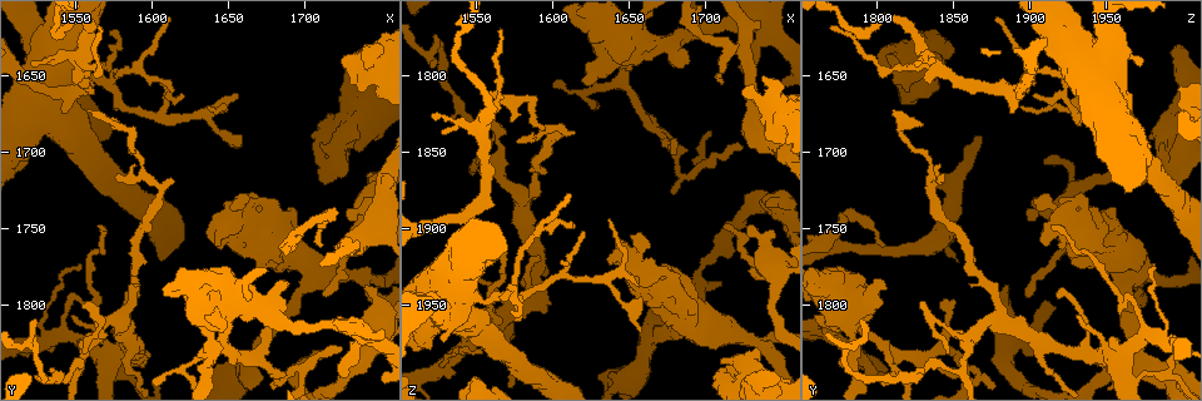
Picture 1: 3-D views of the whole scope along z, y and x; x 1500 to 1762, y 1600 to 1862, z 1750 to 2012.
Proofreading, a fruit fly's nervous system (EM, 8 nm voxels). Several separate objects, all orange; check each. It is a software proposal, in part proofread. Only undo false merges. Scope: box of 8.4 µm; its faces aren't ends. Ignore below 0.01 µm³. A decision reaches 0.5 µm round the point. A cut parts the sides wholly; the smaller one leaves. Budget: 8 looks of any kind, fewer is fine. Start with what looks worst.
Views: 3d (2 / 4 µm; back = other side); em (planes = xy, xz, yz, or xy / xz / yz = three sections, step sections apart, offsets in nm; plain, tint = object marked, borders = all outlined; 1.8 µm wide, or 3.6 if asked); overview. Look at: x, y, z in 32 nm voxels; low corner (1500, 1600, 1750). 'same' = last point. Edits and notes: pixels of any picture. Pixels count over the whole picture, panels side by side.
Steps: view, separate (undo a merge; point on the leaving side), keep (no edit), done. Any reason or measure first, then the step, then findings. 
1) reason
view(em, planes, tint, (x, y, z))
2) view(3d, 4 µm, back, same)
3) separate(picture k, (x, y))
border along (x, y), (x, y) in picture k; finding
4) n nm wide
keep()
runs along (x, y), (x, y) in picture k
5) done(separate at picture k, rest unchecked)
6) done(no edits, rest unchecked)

thin arm on a thick one
view(3d, 4 µm, (1570, 1654, 1942))

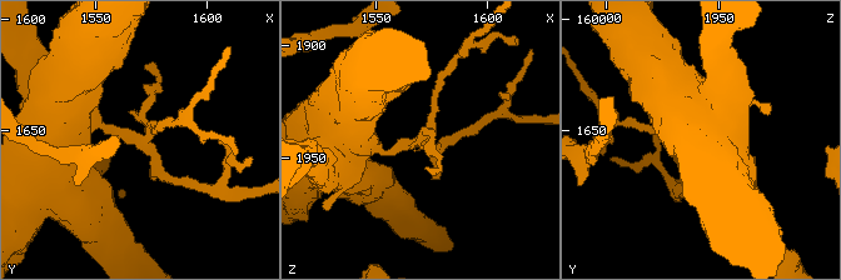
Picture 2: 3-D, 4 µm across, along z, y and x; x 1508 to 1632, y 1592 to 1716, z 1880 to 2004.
4 arms; shape alone is not enough
view(em, planes, tint, (1568, 1653, 1943))

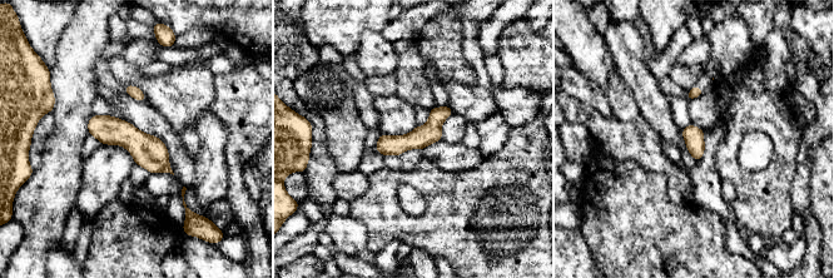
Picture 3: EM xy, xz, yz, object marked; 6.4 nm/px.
keep()
runs along (90, 124), (124, 133), (167, 168) in picture 3; continuous, no second cell

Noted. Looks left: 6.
two arms in line, one across
view(3d, 4 µm, (1554, 1640, 1830))

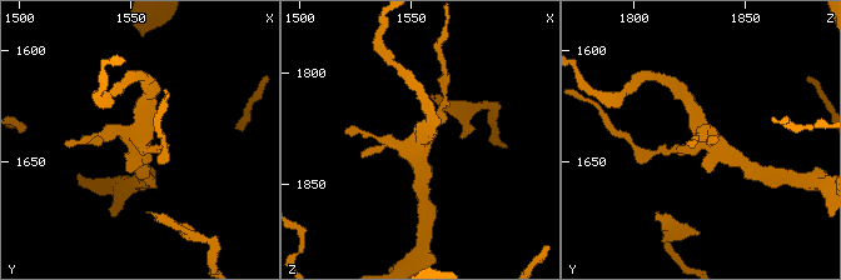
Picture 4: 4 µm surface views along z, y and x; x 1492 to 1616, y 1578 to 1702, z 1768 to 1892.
now the EM
view(em, yz, step 8, tint, (1553, 1638, 1832))

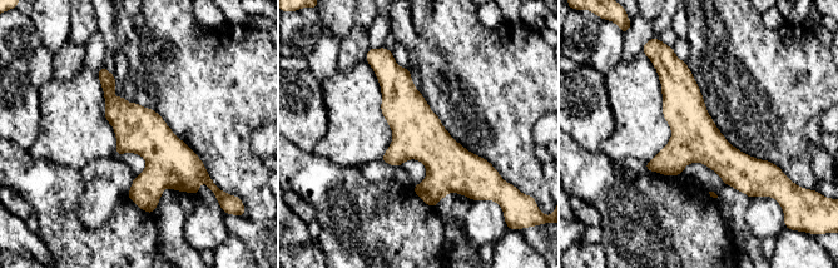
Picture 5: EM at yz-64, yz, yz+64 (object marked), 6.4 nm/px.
cut it another way
view(em, planes, borders, same)

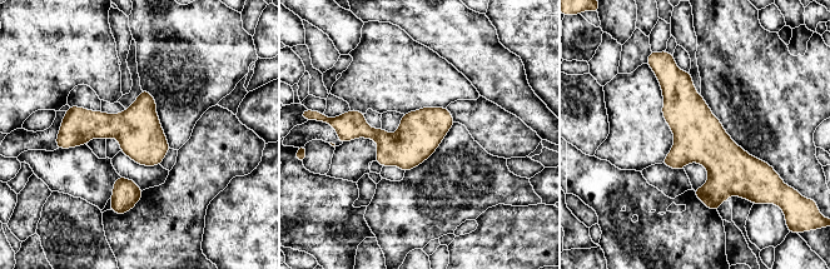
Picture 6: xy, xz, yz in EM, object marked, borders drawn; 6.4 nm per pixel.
280 nm wide
keep()
runs along (661, 71), (748, 193) in picture 6; all the same cell

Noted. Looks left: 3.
thick turns thin
view(3d, 4 µm, (1634, 1802, 1778))

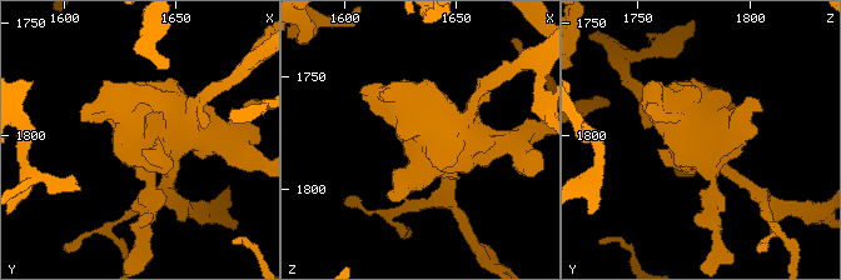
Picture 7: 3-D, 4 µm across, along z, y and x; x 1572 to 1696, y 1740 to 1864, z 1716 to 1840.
view(em, 3.6 µm, xy, step 4, tint, (1634, 1803, 1776))

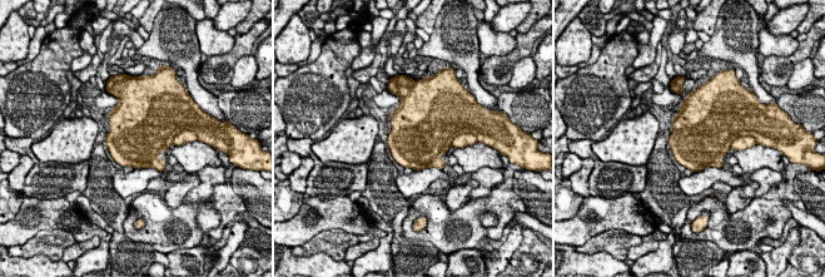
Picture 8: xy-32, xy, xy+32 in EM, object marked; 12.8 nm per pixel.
cut it another way
view(em, 3.6 µm, planes, tint, same)

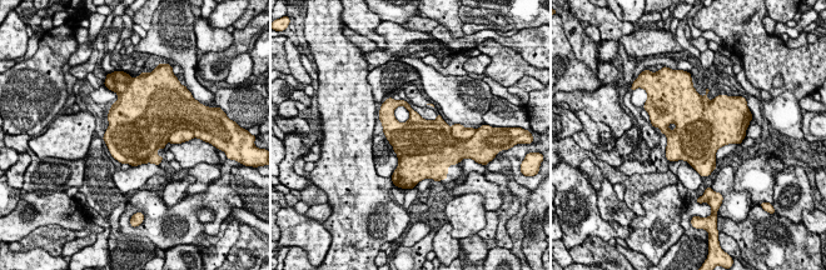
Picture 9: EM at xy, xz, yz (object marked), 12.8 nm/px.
650 nm wide
separate(picture 9, (458, 131))
border along (451, 128), (453, 138) in picture 9; a second cell is stuck on

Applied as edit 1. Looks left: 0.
done(separate at picture 9, rest unchecked)

